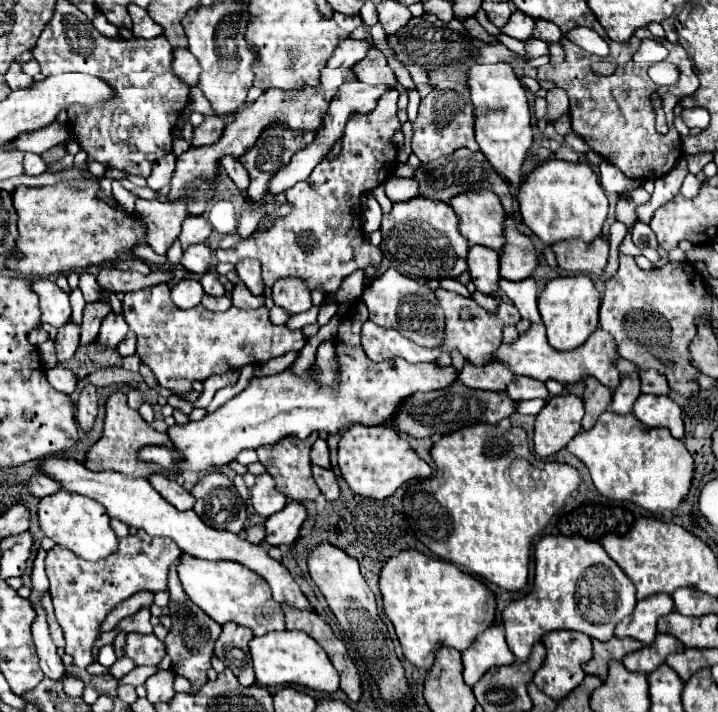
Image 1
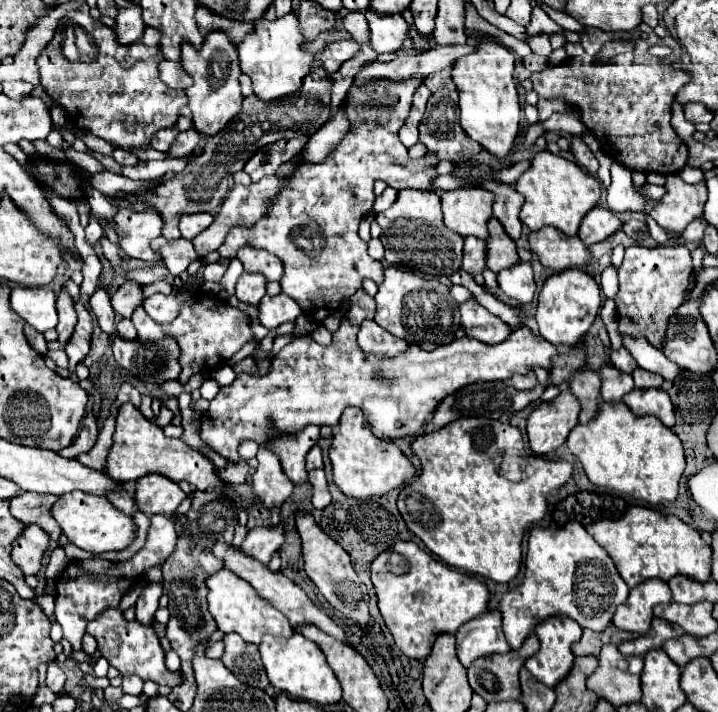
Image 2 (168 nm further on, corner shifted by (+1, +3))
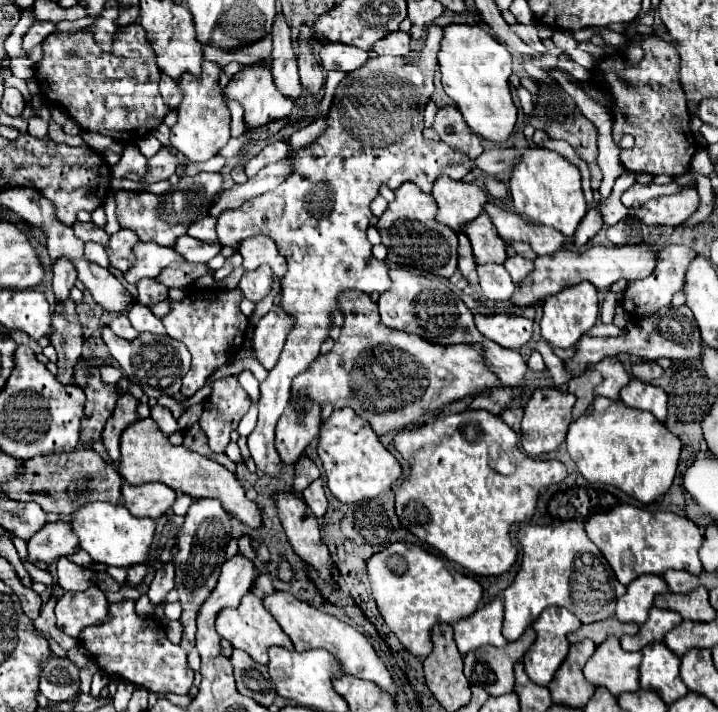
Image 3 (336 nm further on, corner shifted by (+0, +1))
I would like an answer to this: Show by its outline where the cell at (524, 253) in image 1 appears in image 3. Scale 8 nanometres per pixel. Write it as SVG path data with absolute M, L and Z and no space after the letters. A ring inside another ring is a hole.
M479 214L475 220L467 222L461 230L471 242L477 264L487 264L487 262L503 264L505 262L507 244L501 242L501 236L497 234L497 230L493 230L493 222L489 222L487 214Z

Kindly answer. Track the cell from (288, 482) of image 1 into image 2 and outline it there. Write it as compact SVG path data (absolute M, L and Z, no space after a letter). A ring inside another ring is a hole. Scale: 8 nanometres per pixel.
M308 426L304 428L304 432L300 432L300 436L288 436L288 440L272 440L268 444L268 450L272 450L280 458L280 466L284 474L294 484L308 482L304 456L318 442L318 438L320 438L320 428Z

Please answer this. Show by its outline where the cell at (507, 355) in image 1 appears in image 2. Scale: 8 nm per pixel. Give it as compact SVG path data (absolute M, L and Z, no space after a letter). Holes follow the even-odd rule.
M358 290L350 298L350 310L344 314L330 346L320 346L308 340L308 336L296 338L272 358L266 376L238 374L232 384L222 386L202 420L202 440L218 454L238 462L238 446L242 442L272 442L280 436L294 436L310 424L336 426L346 406L358 406L366 414L372 432L384 440L414 436L448 392L474 382L528 374L538 366L552 370L552 358L558 354L554 344L536 336L530 328L518 326L504 342L494 346L460 338L444 348L436 348L436 352L410 346L404 356L378 360L376 356L364 356L356 344L362 320L374 318L374 310L374 298Z

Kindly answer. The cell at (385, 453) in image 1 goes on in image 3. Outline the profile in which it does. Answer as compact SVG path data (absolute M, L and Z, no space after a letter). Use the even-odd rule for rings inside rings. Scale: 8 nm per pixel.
M349 408L333 410L333 414L321 422L317 454L331 494L343 504L375 498L377 494L389 490L391 484L401 476L401 466L395 456L379 442L369 422Z

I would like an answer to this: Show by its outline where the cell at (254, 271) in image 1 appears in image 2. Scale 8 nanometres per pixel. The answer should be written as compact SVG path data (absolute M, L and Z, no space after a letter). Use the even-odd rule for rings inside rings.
M240 248L236 258L242 262L244 272L262 274L268 282L280 280L280 276L282 276L280 258L272 256L270 252L264 252L264 250L258 250L258 248Z

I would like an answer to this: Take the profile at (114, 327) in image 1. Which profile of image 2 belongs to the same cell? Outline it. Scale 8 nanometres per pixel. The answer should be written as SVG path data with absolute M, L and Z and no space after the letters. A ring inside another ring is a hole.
M124 282L122 286L116 288L116 292L112 294L112 308L120 318L130 318L136 304L142 302L144 296L140 292L140 284L132 284L132 282Z

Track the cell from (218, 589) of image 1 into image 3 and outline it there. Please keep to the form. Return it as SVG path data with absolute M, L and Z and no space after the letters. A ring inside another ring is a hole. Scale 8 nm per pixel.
M251 592L245 594L245 598L241 600L241 604L237 608L225 608L219 616L217 616L217 632L221 638L225 638L227 642L233 644L233 648L245 650L255 662L259 664L269 664L269 656L267 650L271 646L283 646L287 650L293 650L293 644L289 640L289 636L281 630L279 622L273 618L273 614L263 606L263 600L259 600L257 596L253 596Z

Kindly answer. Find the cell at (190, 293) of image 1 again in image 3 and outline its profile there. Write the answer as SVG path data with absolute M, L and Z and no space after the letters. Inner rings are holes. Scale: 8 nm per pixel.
M137 304L129 310L129 320L131 320L131 326L141 334L141 332L151 332L155 336L161 336L165 334L165 326L161 326L161 318L157 318L147 306L143 304Z

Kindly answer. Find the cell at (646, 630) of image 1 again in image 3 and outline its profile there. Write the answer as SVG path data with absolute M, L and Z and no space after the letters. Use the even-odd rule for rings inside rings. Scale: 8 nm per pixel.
M645 574L635 578L627 586L627 592L617 600L617 612L615 612L617 620L643 624L647 620L655 596L665 592L667 592L667 582L663 580L663 576Z

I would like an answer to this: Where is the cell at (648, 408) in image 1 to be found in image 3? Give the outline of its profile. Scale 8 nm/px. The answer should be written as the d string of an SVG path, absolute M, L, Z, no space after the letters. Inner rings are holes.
M631 380L623 390L621 390L621 400L629 408L637 410L647 410L651 412L659 422L665 422L667 414L667 394L653 384L641 382L641 380Z

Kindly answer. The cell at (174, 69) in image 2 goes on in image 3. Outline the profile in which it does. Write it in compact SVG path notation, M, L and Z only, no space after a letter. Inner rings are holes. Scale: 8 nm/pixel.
M165 74L161 76L161 84L159 84L159 92L163 96L163 102L171 108L171 110L177 110L179 102L181 102L181 90L179 90L179 84L165 78Z

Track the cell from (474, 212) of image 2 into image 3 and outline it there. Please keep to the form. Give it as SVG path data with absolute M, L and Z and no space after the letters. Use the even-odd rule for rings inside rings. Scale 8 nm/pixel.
M449 176L437 178L431 196L437 202L437 222L443 222L453 230L461 230L465 222L477 218L487 202L487 194L477 184L455 182Z

